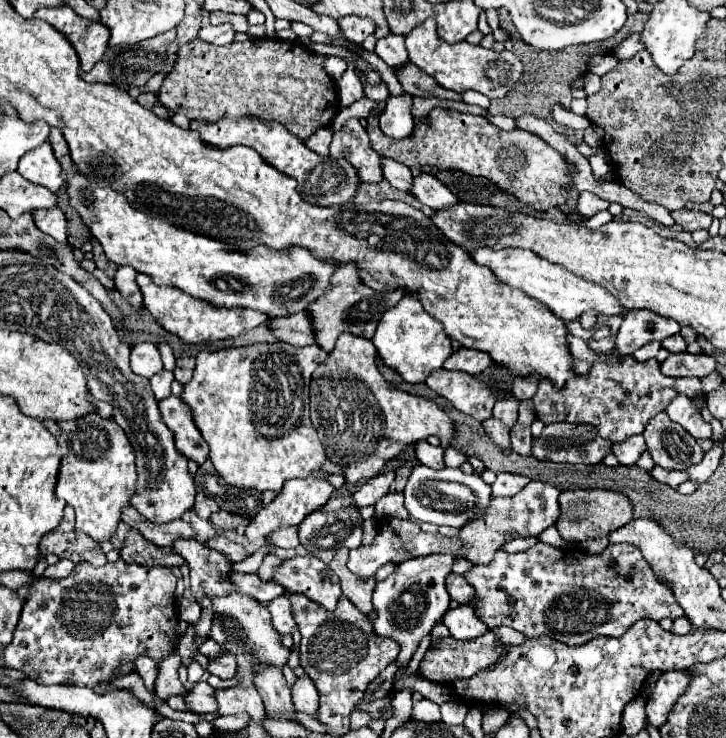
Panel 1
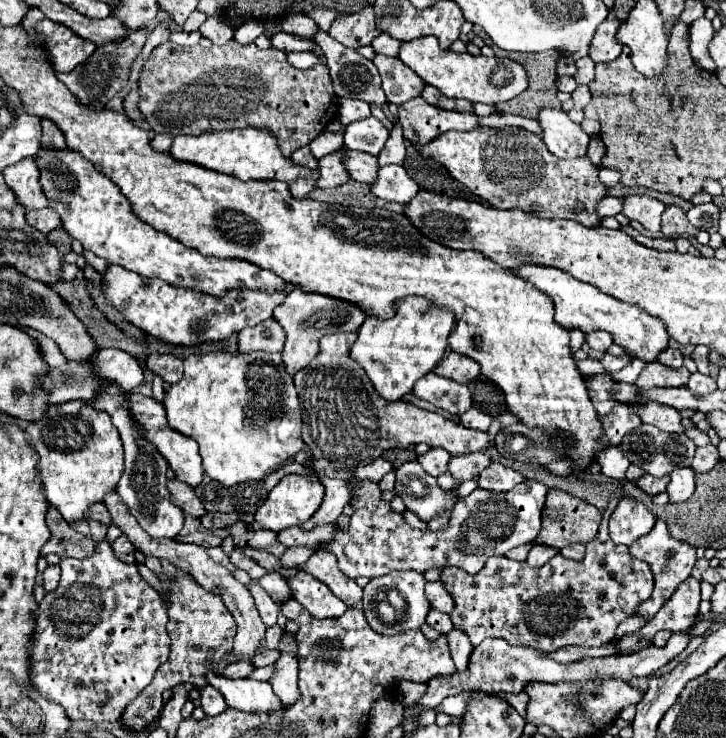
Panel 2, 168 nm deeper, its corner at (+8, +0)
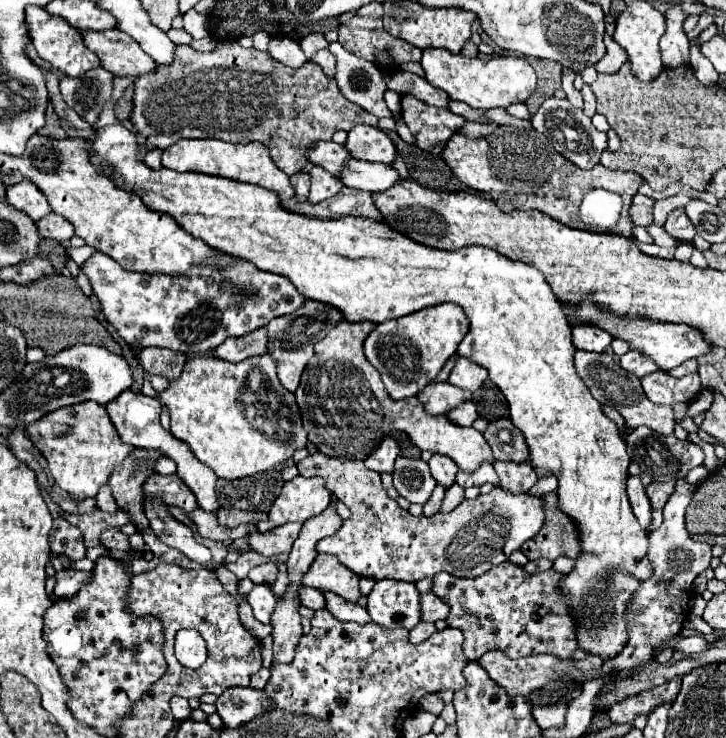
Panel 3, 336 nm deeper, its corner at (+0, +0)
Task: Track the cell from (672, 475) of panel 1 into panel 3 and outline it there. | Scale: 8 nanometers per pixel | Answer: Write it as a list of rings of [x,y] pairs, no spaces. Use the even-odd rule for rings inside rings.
[[[672,480],[672,482],[666,482],[666,484],[652,482],[652,484],[646,488],[646,496],[648,496],[648,500],[650,500],[650,504],[652,504],[654,510],[664,508],[664,504],[666,504],[668,498],[670,498],[670,494],[674,492],[674,486],[676,486],[676,482]]]

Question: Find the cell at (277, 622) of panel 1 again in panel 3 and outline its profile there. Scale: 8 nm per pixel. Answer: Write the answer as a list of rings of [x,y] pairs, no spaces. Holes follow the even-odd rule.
[[[254,586],[250,590],[250,594],[246,596],[248,604],[252,606],[254,618],[260,620],[262,624],[270,624],[270,610],[274,610],[276,606],[276,598],[272,596],[268,586]]]

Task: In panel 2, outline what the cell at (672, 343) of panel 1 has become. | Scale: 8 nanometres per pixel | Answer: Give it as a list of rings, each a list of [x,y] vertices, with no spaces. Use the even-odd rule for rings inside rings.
[[[668,346],[668,348],[664,348],[660,354],[658,354],[658,362],[662,362],[662,364],[666,364],[666,366],[672,366],[672,368],[680,368],[682,366],[682,352],[678,350],[678,348],[672,348],[672,346]]]

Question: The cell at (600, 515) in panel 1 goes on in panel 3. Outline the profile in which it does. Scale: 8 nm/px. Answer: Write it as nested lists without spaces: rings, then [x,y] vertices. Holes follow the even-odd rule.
[[[554,492],[542,496],[544,504],[544,524],[540,532],[526,542],[526,546],[520,546],[520,550],[528,556],[528,560],[538,560],[538,558],[548,558],[556,560],[558,556],[568,556],[576,558],[578,556],[578,532],[574,530],[574,524],[570,524],[556,504]]]

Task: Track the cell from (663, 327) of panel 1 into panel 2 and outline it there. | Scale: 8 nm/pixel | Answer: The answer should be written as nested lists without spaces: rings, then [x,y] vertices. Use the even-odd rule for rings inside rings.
[[[594,332],[594,334],[586,334],[586,340],[588,340],[590,348],[594,348],[594,350],[602,350],[602,352],[606,352],[606,350],[614,344],[614,338],[612,338],[608,332]]]

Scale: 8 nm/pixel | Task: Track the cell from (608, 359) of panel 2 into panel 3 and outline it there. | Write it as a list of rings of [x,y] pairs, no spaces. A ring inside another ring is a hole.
[[[630,350],[628,354],[624,354],[620,358],[620,366],[632,374],[636,374],[638,378],[642,378],[644,374],[650,374],[650,372],[656,372],[660,370],[654,360],[650,360],[648,356],[644,356],[640,350]]]

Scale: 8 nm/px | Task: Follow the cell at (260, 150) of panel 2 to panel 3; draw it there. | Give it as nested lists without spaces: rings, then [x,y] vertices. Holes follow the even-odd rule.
[[[182,140],[168,146],[162,152],[162,168],[170,168],[176,172],[202,172],[210,176],[222,176],[238,182],[248,182],[272,190],[278,194],[278,200],[290,200],[294,196],[294,188],[290,186],[288,176],[270,162],[270,154],[266,146],[260,142],[250,142],[242,146],[234,146],[218,140]]]

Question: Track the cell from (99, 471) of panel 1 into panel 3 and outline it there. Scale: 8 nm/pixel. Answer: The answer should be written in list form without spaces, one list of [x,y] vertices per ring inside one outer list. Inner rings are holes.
[[[80,402],[76,406],[54,410],[52,414],[46,414],[46,418],[26,426],[26,436],[48,460],[48,470],[56,484],[76,500],[94,498],[100,486],[108,482],[114,464],[122,462],[134,450],[134,446],[124,444],[118,438],[104,406],[98,406],[96,402]]]

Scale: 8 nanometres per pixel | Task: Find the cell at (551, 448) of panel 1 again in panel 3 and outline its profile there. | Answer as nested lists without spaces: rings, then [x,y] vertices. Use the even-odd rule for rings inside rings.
[[[494,420],[494,422],[490,422],[488,428],[484,430],[484,438],[490,444],[496,460],[526,462],[526,440],[522,438],[522,432],[510,420]],[[502,428],[512,432],[512,440],[508,444],[500,442],[498,436],[496,436],[496,432],[502,430]]]

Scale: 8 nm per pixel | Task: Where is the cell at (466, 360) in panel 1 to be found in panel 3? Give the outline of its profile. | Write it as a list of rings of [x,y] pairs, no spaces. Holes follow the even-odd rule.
[[[458,358],[452,372],[450,372],[448,382],[462,388],[462,390],[474,392],[484,384],[486,378],[488,378],[488,372],[482,366],[470,362],[468,358]]]

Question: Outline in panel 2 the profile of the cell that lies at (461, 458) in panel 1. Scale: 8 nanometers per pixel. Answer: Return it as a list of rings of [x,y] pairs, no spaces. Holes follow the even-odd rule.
[[[478,450],[478,452],[470,452],[470,454],[462,454],[462,456],[452,456],[448,470],[456,478],[456,482],[464,482],[464,480],[478,476],[490,462],[492,462],[490,452]]]

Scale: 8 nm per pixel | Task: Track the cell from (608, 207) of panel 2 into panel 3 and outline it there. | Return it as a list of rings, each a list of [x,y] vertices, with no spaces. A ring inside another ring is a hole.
[[[636,194],[634,196],[634,202],[632,202],[632,208],[630,208],[630,218],[636,226],[650,226],[654,224],[652,222],[652,206],[654,206],[654,200],[652,198],[646,198],[642,194]]]

